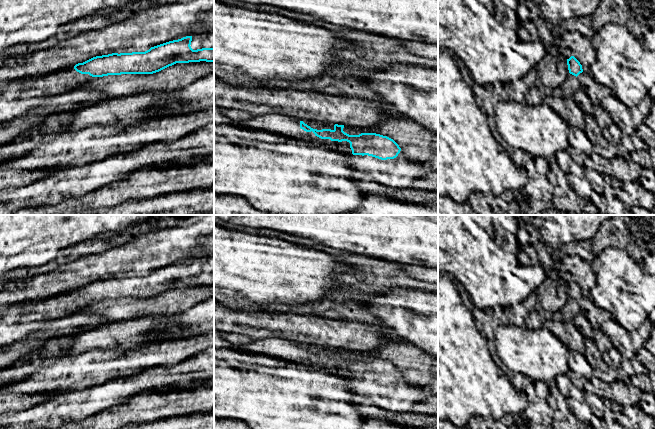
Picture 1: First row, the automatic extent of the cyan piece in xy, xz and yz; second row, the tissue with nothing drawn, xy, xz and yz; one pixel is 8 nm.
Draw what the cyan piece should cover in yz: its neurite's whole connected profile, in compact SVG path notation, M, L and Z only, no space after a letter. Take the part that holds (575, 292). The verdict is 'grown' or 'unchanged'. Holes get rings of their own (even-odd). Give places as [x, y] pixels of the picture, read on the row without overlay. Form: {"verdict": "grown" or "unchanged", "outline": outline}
{"verdict": "grown", "outline": "M574 280L567 283L567 289L569 297L577 301L580 313L586 317L593 329L599 329L605 321L611 319L610 313L583 295L582 289Z"}

